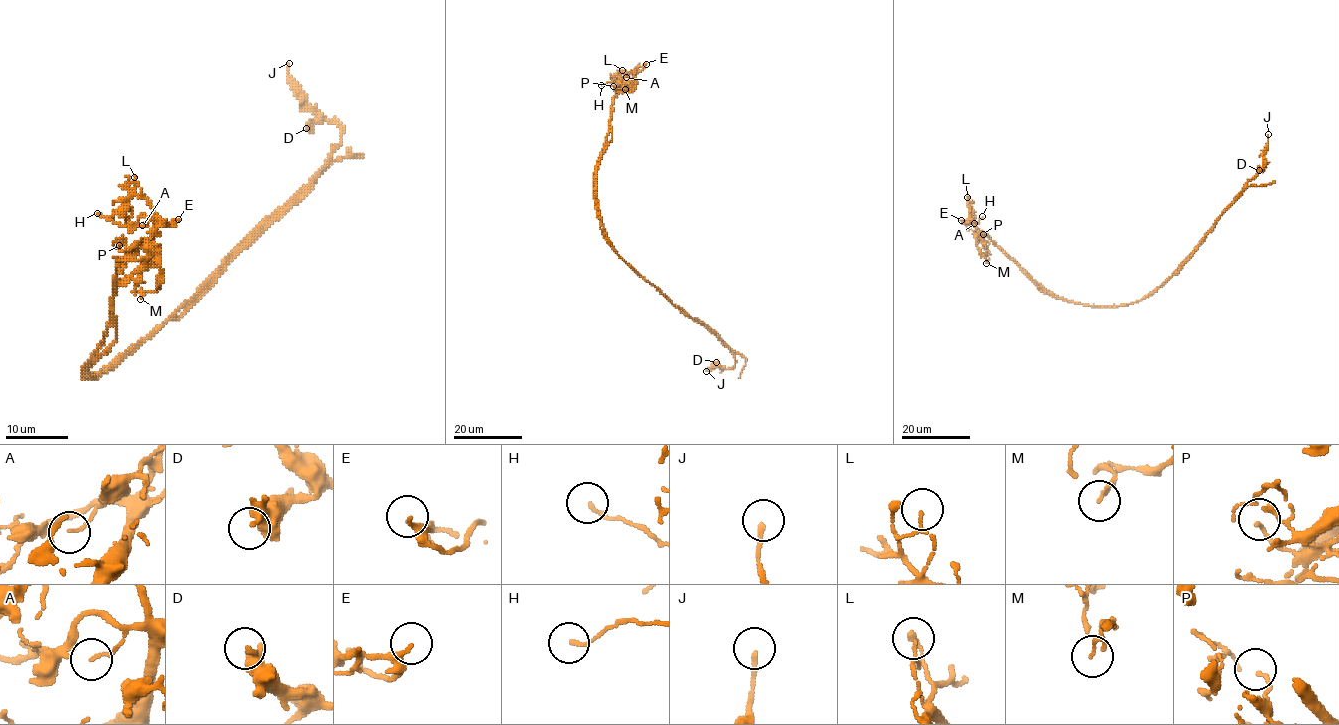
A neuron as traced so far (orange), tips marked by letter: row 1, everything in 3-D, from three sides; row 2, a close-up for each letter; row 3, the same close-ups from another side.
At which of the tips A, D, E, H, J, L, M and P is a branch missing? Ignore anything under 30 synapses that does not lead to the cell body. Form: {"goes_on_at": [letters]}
{"goes_on_at": []}

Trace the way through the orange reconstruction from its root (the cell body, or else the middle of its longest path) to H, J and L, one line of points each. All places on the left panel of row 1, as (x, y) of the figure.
H: (120, 359), (87, 375), (117, 267), (154, 221), (120, 225), (97, 213)
J: (120, 359), (165, 323), (284, 208), (340, 142), (342, 127), (307, 105), (289, 75), (289, 63)
L: (120, 359), (98, 377), (87, 375), (111, 316), (117, 267), (154, 230), (154, 210), (134, 191), (134, 177)

